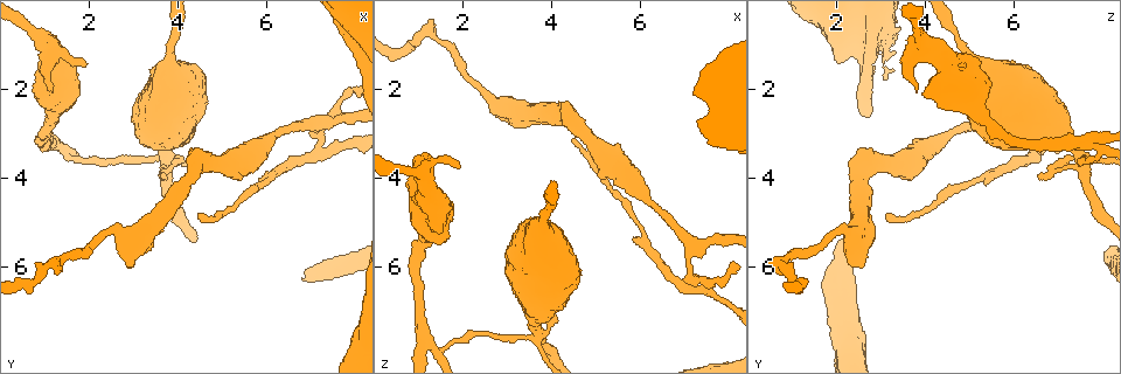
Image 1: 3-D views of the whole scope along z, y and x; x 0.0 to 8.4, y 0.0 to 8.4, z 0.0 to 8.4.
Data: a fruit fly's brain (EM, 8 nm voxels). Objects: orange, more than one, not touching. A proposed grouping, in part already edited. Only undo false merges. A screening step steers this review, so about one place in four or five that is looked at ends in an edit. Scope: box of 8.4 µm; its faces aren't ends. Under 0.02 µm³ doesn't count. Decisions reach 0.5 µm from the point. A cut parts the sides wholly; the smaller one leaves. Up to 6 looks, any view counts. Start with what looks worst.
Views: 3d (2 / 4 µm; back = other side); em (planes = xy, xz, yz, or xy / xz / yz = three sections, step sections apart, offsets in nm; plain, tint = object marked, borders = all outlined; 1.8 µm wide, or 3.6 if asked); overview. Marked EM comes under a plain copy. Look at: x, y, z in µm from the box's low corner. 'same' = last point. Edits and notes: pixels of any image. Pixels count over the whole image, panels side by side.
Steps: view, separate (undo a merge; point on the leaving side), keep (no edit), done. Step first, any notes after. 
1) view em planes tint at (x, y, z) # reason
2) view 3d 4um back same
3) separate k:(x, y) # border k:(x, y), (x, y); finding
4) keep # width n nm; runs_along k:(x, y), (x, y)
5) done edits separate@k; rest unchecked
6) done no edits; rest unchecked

view em planes tint at (1.25, 3.25, 7.65) # abrupt turn

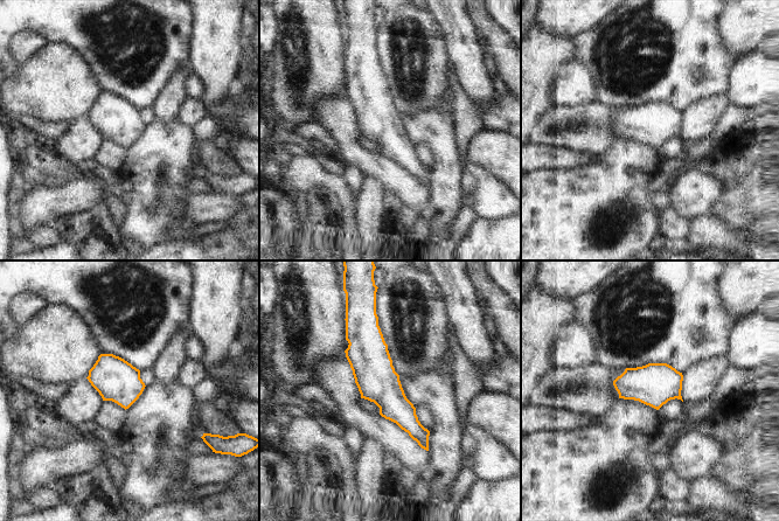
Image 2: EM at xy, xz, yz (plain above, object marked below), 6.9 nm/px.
keep # runs_along 2:(373, 324), (375, 377), (425, 445); one cell here

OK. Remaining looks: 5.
view 3d 2um at (3.65, 3.60, 7.50) # calibre changes

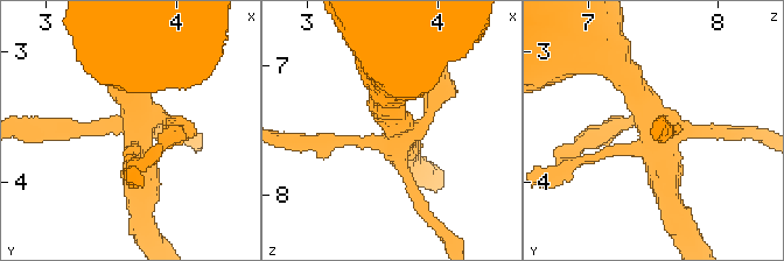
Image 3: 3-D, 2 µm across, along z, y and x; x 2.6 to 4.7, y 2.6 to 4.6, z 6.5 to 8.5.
view em planes tint at (3.68, 3.54, 7.52) # now the EM

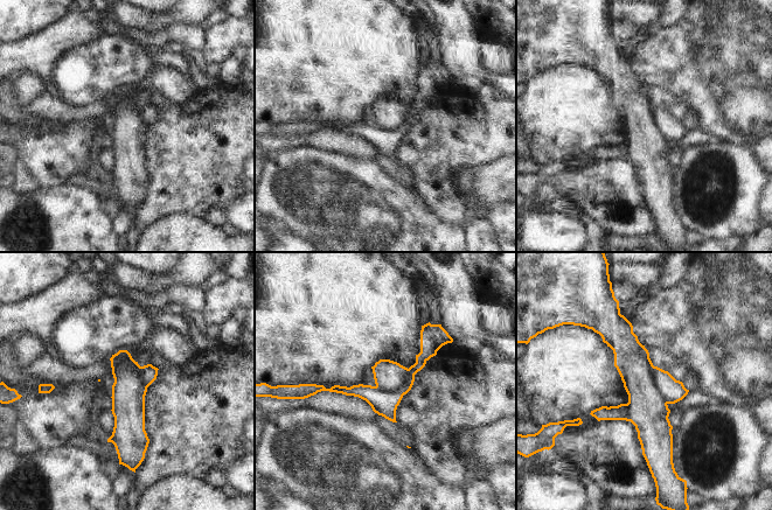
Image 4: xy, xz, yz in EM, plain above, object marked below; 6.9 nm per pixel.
separate 4:(384, 404) # border 4:(408, 369), (396, 390), (375, 386); two cells meet here

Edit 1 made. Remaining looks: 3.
done edits separate@4; rest unchecked

